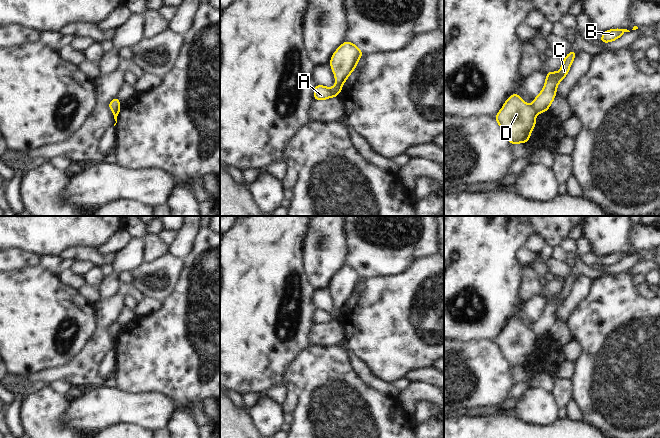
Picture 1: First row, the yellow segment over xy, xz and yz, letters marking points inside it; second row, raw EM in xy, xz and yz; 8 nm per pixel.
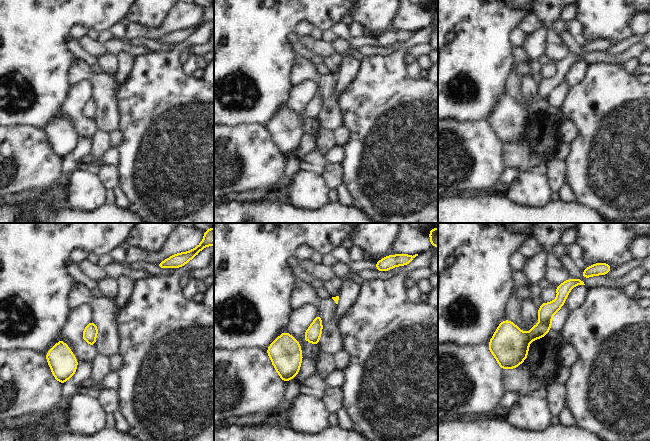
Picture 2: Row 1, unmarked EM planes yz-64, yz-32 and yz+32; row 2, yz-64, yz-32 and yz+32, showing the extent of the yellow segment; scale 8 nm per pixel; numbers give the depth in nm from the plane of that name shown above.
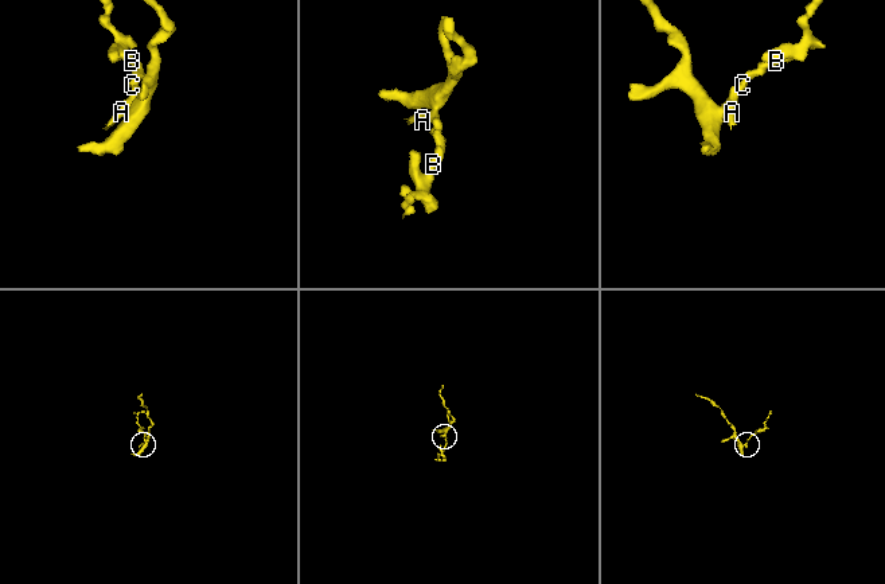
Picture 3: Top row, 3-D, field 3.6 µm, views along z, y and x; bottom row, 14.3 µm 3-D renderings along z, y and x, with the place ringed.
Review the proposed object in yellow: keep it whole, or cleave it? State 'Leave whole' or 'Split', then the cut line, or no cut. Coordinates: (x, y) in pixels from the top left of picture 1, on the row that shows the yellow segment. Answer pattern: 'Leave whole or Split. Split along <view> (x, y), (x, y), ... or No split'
Split. Split along yz (531, 105), (537, 113)

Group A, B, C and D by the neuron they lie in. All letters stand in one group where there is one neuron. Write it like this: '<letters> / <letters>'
A B C / D

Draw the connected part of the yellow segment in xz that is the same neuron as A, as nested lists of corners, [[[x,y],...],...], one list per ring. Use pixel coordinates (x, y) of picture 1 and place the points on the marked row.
[[[336,83],[334,87],[328,88],[318,84],[314,89],[315,100],[326,100],[330,97],[336,97],[341,92],[342,84]]]

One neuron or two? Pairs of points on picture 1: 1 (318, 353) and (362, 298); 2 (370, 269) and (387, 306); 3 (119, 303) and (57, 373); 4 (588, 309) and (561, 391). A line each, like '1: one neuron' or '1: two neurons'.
1: two neurons
2: two neurons
3: one neuron
4: two neurons

